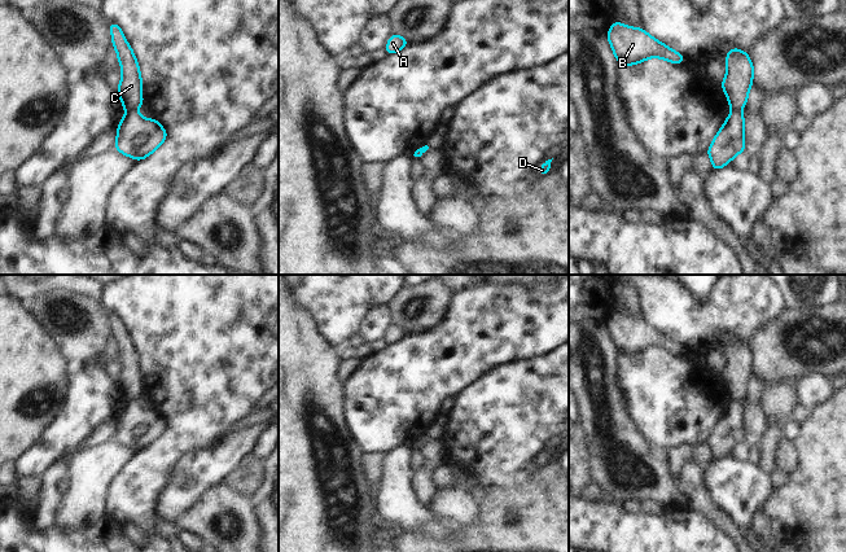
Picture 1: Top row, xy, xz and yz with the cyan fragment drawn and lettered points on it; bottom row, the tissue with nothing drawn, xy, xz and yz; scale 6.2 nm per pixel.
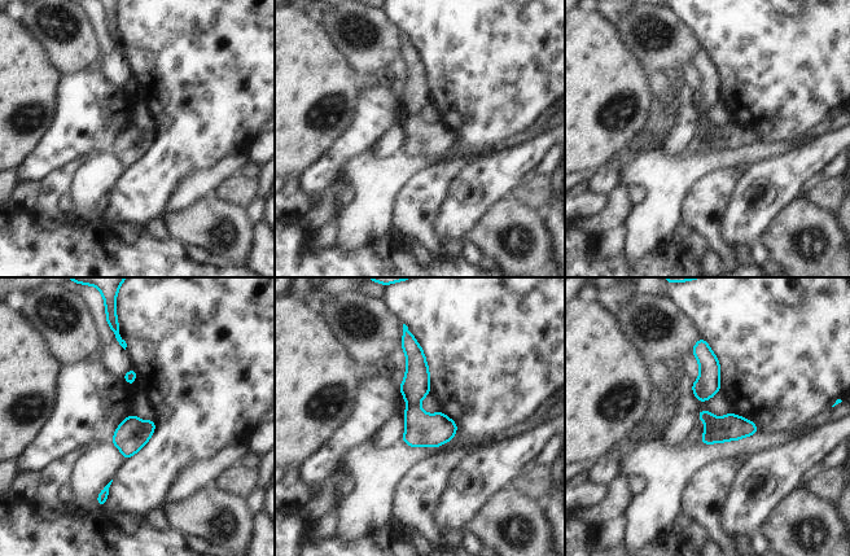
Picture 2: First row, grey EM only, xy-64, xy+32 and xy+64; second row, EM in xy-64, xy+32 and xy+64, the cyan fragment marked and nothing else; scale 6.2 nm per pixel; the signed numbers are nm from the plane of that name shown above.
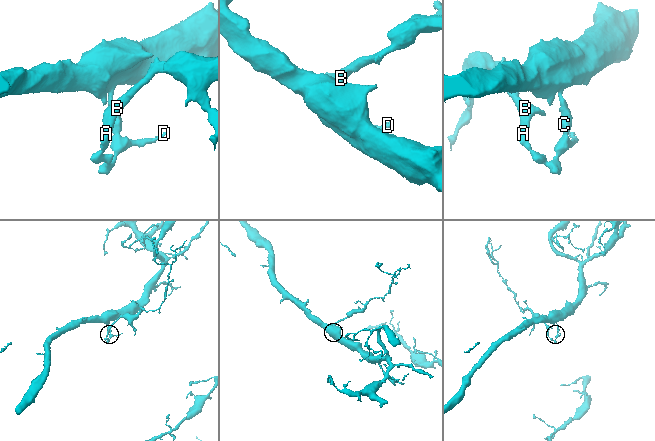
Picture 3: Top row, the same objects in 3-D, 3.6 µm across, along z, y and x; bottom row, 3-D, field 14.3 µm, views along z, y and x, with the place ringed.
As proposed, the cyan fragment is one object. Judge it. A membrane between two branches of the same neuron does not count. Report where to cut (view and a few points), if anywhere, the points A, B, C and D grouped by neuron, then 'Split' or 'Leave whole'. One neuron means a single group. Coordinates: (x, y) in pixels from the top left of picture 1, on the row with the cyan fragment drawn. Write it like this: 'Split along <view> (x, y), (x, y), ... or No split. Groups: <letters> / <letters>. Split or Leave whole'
Split along xy (136, 108), (127, 112). Groups: A B D / C. Split

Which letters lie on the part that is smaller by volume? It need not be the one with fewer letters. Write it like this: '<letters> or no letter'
A, B, D

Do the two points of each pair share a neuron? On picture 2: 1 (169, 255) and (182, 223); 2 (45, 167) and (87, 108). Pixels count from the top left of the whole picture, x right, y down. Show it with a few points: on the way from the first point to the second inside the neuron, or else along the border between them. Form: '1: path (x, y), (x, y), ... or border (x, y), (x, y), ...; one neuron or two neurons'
1: border (171, 237), (180, 244); two neurons
2: path (55, 153), (84, 122); one neuron

